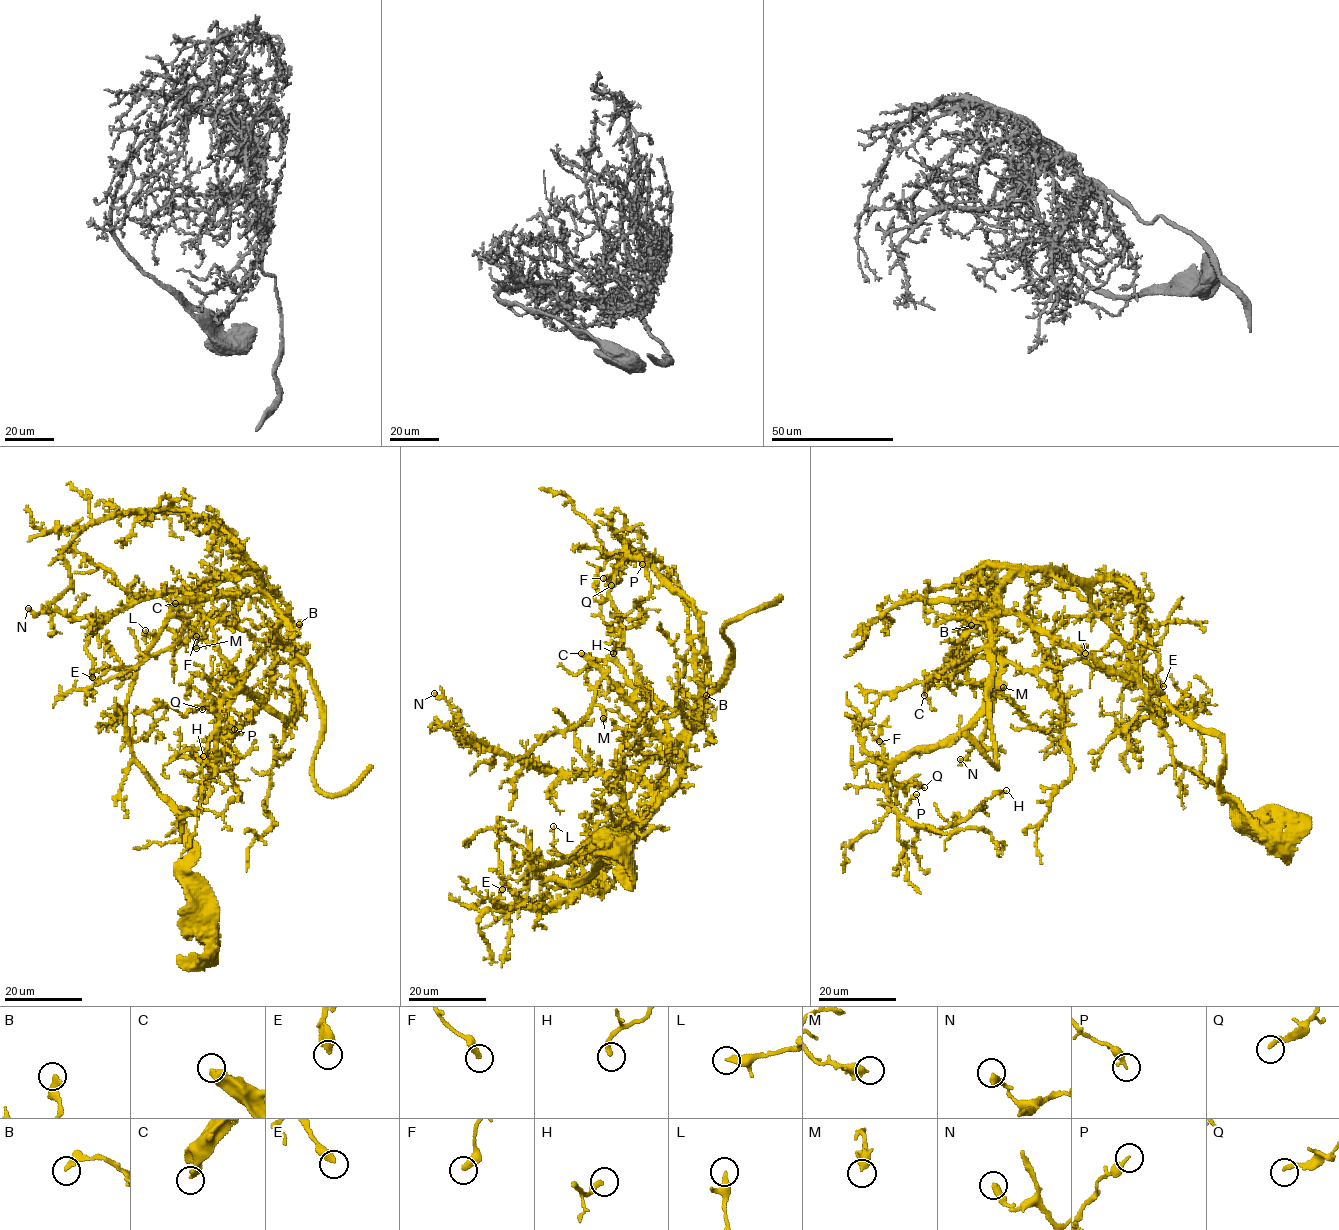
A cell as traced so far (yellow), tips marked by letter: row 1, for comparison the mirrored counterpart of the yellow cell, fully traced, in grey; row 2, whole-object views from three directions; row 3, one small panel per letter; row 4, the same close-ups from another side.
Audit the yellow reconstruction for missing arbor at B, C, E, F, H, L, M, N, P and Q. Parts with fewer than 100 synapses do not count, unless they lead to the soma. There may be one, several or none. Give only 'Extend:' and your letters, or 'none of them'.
Extend: C

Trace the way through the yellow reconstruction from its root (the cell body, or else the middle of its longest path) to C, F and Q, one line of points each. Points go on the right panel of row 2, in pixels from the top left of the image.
C: (1022, 572), (1004, 581), (1004, 589), (924, 695)
F: (1022, 572), (994, 604), (1001, 671), (987, 706), (955, 736), (885, 764), (857, 730), (879, 741)
Q: (1022, 572), (1004, 581), (994, 604), (991, 643), (1001, 671), (987, 706), (890, 774), (906, 790), (924, 787)

